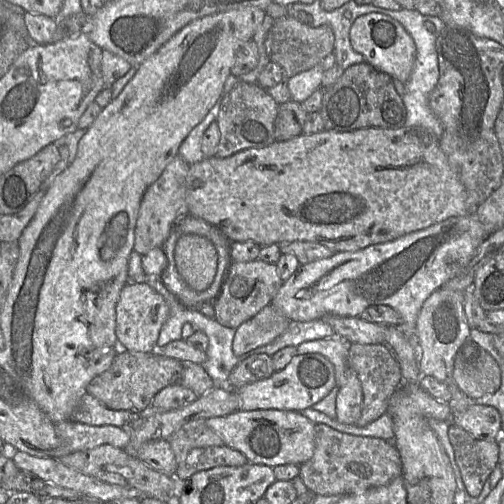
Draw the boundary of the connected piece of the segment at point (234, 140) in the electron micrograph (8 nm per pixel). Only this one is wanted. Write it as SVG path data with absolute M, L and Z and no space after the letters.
M239 81L224 98L217 118L220 141L216 156L227 158L249 148L264 148L274 142L274 125L279 105L257 83Z

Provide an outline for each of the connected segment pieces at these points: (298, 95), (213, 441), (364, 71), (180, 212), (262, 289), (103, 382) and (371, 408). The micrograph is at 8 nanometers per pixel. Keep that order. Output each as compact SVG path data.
M332 52L314 68L301 72L285 81L290 91L291 100L301 104L316 90L322 88L321 82L324 73L335 64L336 59L334 53Z
M206 420L190 421L167 439L176 458L176 468L194 448L224 445L220 436L207 426Z
M366 62L348 67L333 85L323 88L319 113L324 121L324 131L349 132L366 128L396 130L404 127L406 121L406 108L392 78Z
M177 155L144 192L135 226L134 241L134 250L140 255L155 247L162 247L175 221L189 214L185 199L185 181L189 167L190 164Z
M259 259L249 262L232 261L223 281L219 295L213 301L214 319L223 326L238 328L243 322L255 316L270 305L283 281L276 264Z
M120 350L111 366L94 377L86 392L112 410L147 413L155 395L167 386L180 383L184 363L159 352L130 352Z
M351 343L348 366L356 372L361 383L363 404L356 425L364 427L387 413L390 398L403 383L402 372L398 361L385 344Z

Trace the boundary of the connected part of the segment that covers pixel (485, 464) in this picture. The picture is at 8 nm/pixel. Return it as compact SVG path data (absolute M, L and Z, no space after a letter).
M451 421L448 438L465 491L476 498L499 462L499 445L495 440L475 439Z

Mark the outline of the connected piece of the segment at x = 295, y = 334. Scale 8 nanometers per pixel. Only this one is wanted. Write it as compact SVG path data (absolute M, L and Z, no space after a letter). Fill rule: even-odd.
M322 319L311 321L290 320L286 330L271 343L253 349L254 354L275 354L288 346L297 347L299 344L316 339L336 337L332 327Z

